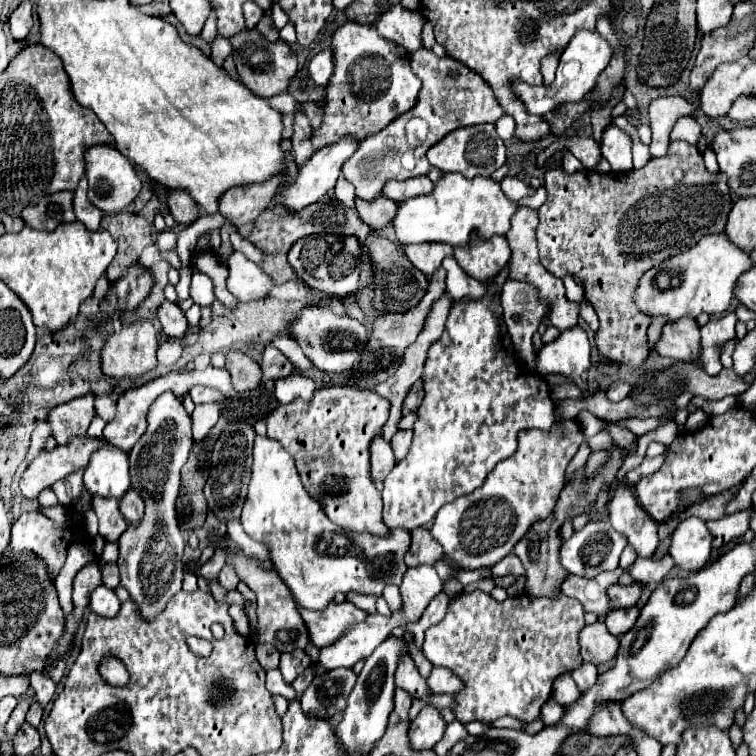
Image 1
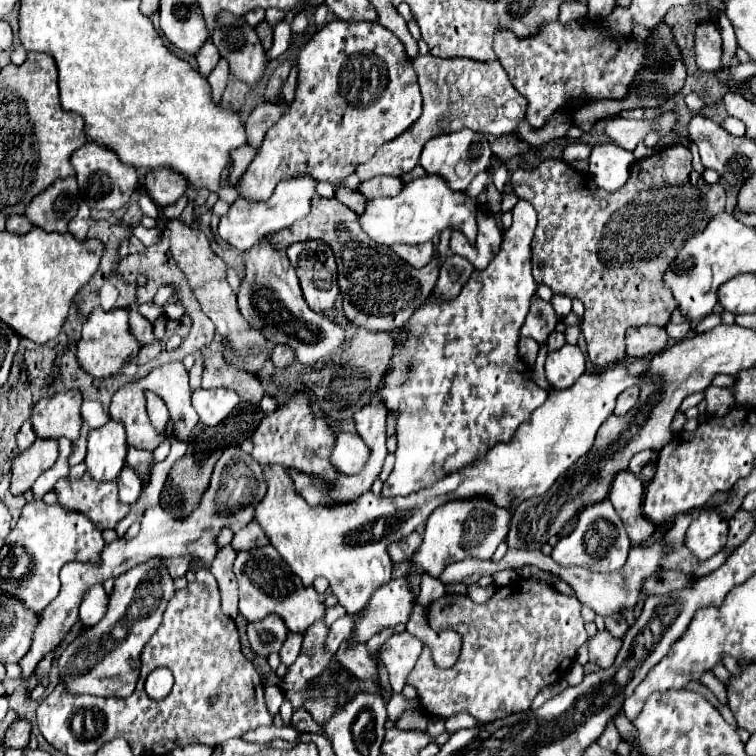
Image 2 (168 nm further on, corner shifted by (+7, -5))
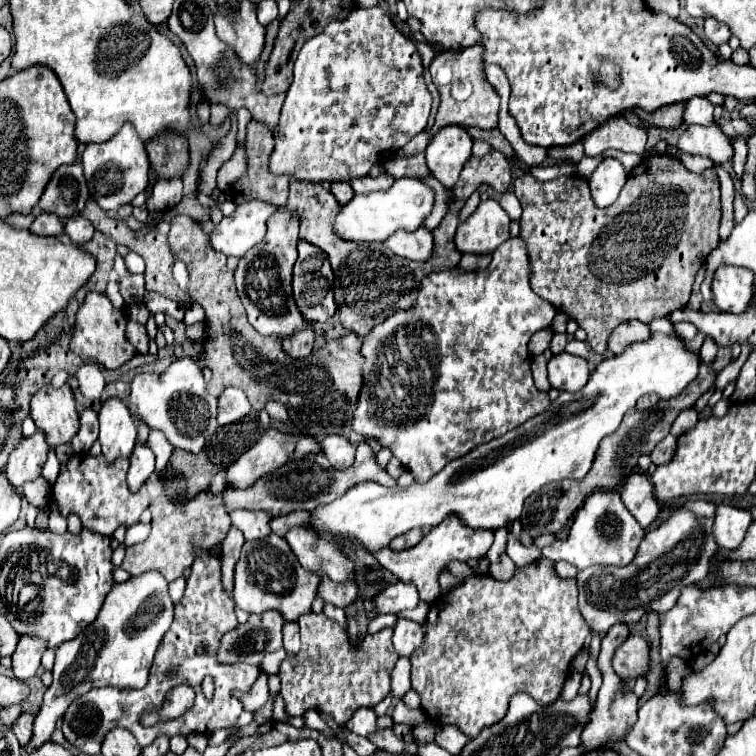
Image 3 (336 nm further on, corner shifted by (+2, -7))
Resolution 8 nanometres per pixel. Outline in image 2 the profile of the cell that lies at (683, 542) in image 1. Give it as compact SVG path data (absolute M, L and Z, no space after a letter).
M717 511L699 513L687 529L685 545L699 559L705 561L719 553L727 539L727 519Z

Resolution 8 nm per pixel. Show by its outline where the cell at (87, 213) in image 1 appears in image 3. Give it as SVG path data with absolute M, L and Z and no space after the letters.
M76 215L76 217L70 217L70 219L66 221L66 235L70 237L72 243L84 245L84 243L88 243L88 241L92 239L94 227L92 227L92 223L90 223L88 219Z

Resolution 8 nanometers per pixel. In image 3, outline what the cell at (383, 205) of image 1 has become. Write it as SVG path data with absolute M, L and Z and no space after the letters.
M332 183L330 191L338 203L348 203L348 199L352 199L352 195L354 195L350 183Z

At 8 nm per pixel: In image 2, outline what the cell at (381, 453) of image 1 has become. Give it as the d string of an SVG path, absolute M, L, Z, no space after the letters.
M337 433L333 449L333 465L345 475L357 475L369 461L371 449L357 433Z

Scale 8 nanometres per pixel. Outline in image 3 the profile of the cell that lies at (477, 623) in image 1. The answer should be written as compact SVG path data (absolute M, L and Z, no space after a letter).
M540 557L538 561L532 561L526 567L516 567L514 575L508 581L498 581L490 575L478 575L478 577L470 577L466 579L462 585L450 589L448 593L442 593L432 605L430 605L430 613L426 619L426 635L422 645L412 653L412 689L420 695L422 699L422 709L428 715L428 719L434 725L454 725L458 727L464 735L468 737L478 737L480 731L484 727L490 727L494 723L498 723L500 719L504 719L506 711L508 711L508 701L514 693L524 691L530 697L536 699L536 703L540 705L552 705L554 701L560 699L564 681L570 675L570 661L576 657L576 653L584 647L584 641L588 637L588 623L584 623L584 617L578 611L578 587L576 587L576 579L562 579L558 577L558 573L554 571L554 561Z

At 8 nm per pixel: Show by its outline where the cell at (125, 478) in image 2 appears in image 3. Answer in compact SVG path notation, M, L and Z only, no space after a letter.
M136 443L130 455L128 469L128 487L130 491L138 491L140 485L154 473L154 453L146 443Z

